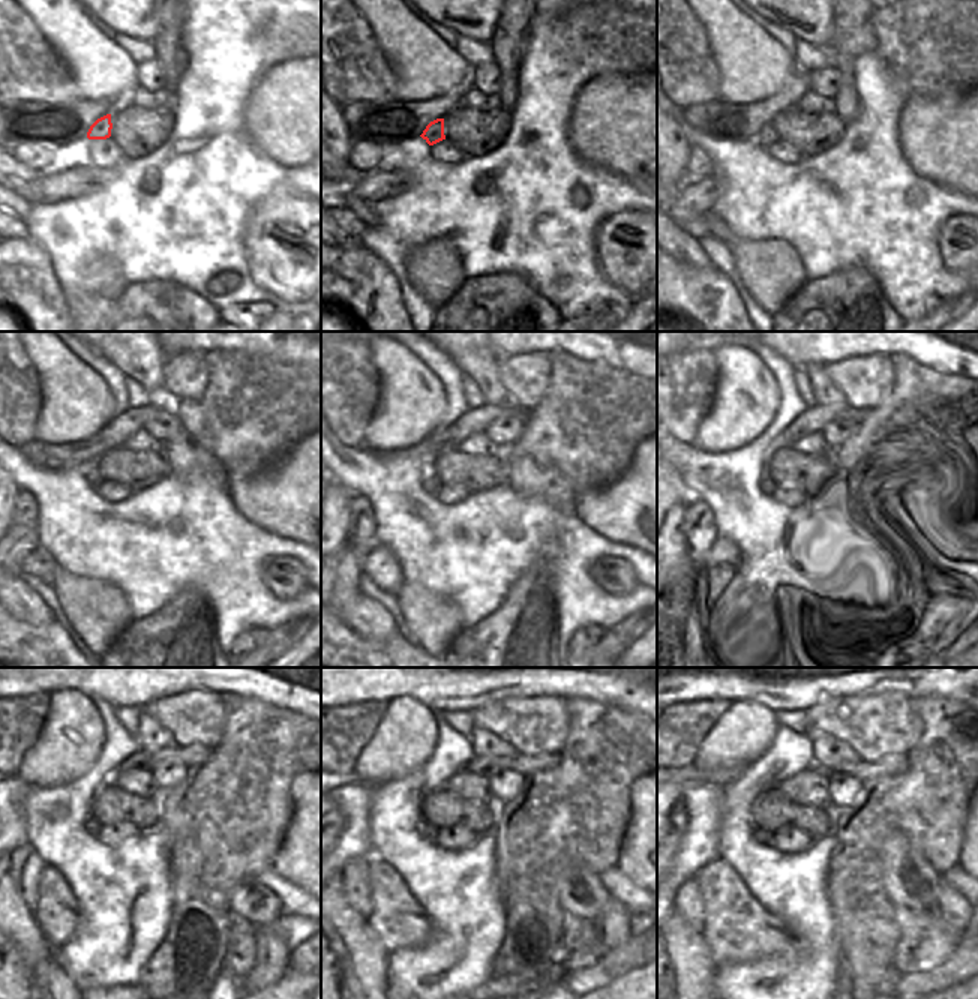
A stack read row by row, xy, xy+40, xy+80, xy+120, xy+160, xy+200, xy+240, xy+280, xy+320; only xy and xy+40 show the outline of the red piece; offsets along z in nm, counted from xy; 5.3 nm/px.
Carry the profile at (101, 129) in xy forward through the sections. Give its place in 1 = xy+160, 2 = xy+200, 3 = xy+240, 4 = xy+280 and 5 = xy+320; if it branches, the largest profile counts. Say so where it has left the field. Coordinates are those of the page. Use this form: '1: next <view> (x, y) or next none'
1: next xy+160 (431, 485)
2: next xy+200 (767, 486)
3: next xy+240 (92, 827)
4: next xy+280 (426, 831)
5: next xy+320 (762, 836)

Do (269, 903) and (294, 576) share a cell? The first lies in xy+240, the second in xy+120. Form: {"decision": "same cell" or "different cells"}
{"decision": "same cell"}

